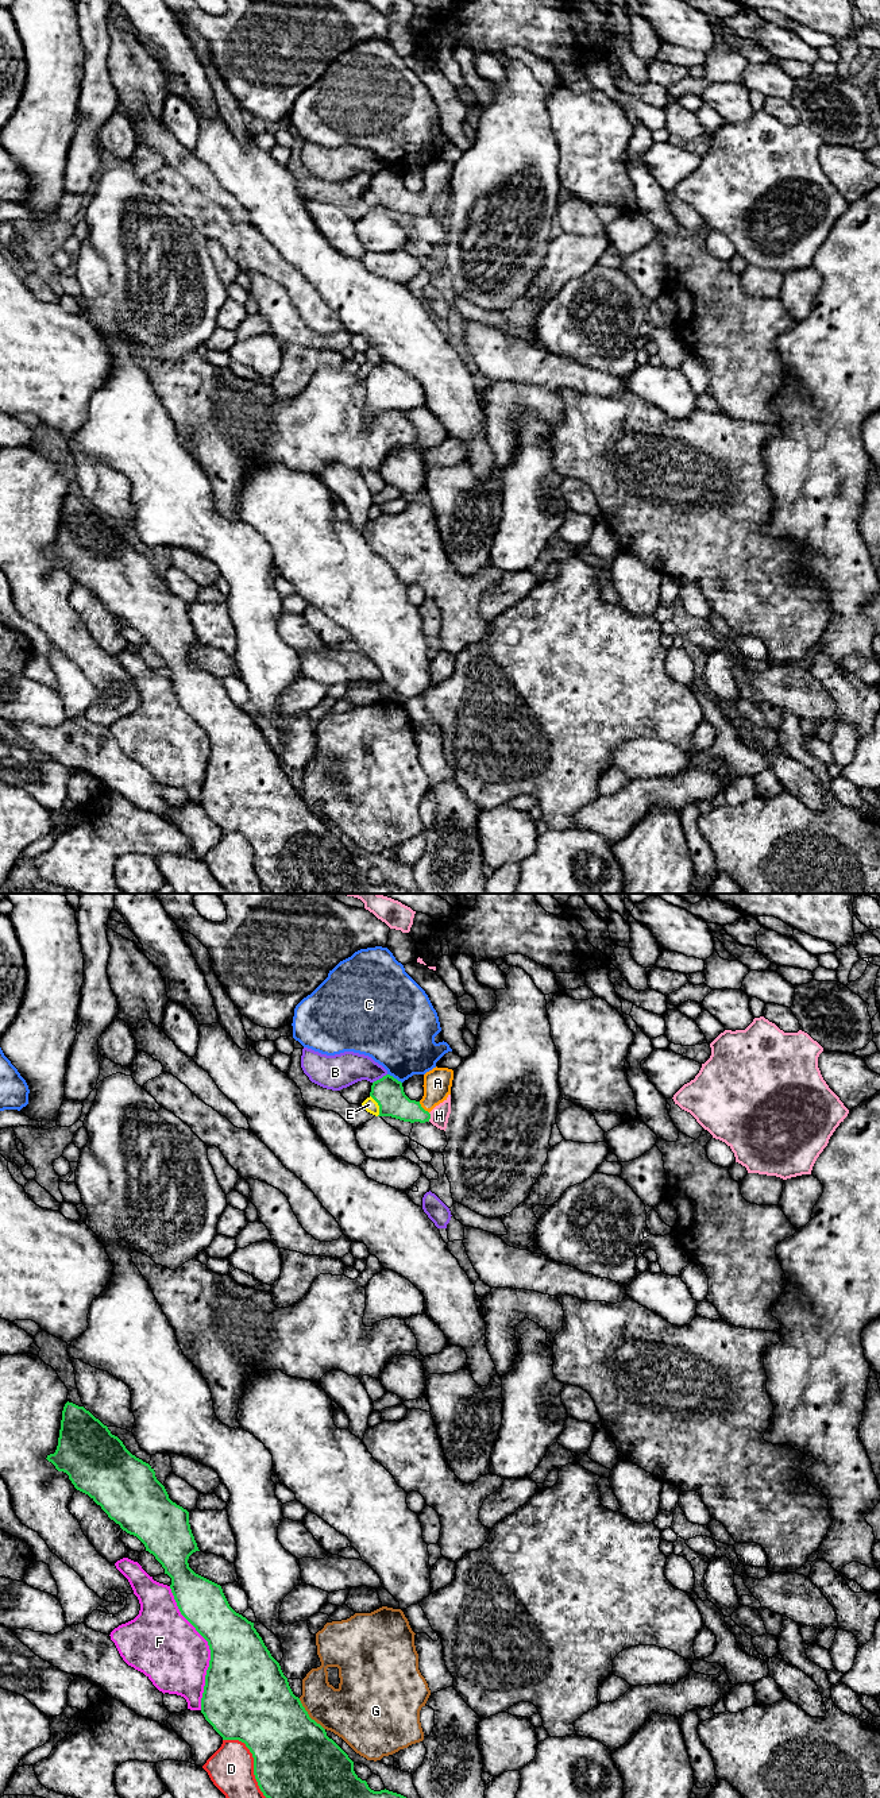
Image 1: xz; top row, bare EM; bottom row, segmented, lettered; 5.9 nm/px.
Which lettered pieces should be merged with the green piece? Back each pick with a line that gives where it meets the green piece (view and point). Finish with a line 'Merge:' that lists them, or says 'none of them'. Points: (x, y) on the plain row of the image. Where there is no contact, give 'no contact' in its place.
A: xz (421, 200)
Merge: A

